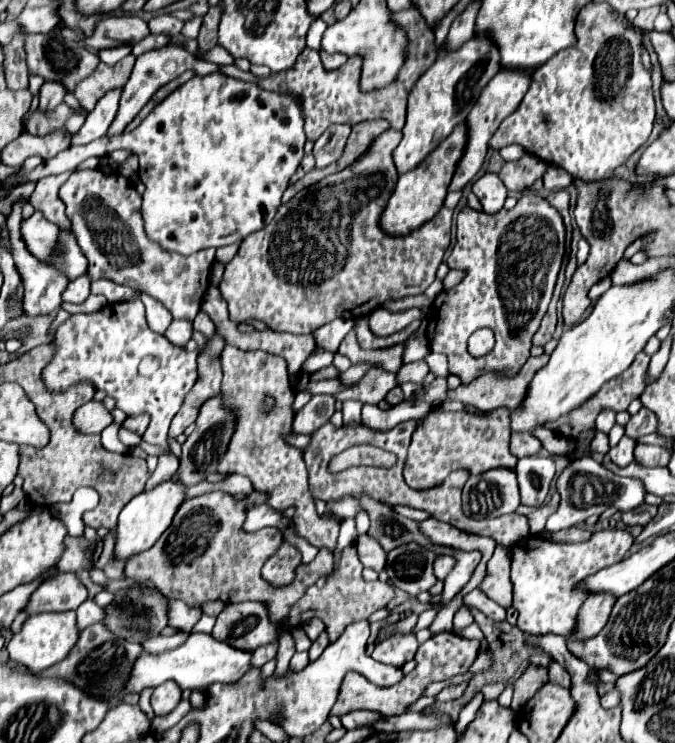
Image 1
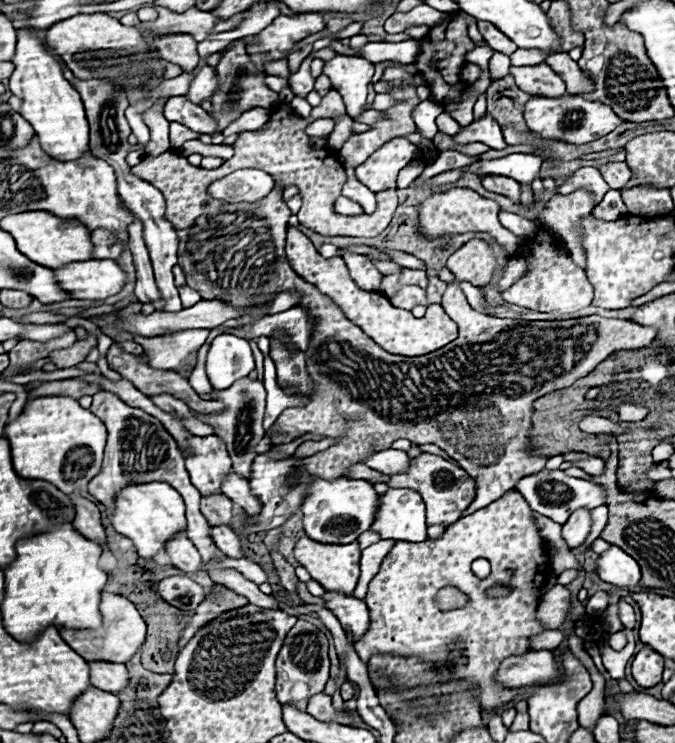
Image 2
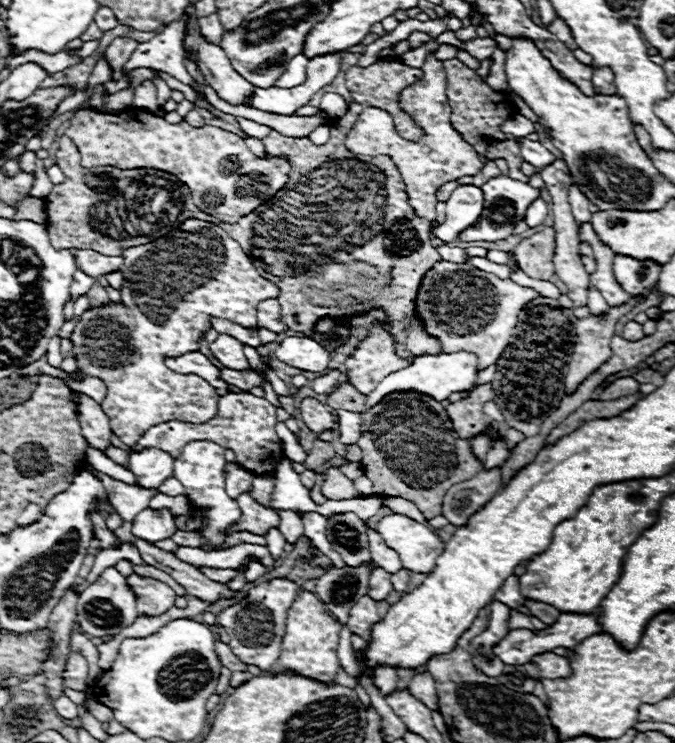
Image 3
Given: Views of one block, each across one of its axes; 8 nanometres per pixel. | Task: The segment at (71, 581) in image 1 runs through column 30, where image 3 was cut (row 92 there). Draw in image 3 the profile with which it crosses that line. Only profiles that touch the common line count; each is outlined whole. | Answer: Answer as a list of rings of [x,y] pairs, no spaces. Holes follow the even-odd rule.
[[[610,68],[596,70],[594,76],[592,76],[592,86],[594,86],[596,94],[604,94],[604,96],[608,96],[608,94],[616,94],[612,70],[610,70]]]

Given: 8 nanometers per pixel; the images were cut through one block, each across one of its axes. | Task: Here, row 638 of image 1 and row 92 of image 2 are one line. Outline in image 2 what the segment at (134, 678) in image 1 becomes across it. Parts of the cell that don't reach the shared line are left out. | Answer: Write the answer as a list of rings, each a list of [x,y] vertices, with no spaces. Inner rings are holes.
[[[204,66],[190,80],[190,88],[188,88],[186,98],[190,98],[190,102],[194,102],[194,104],[202,104],[204,100],[210,100],[218,88],[220,88],[220,82],[218,82],[214,68]]]

